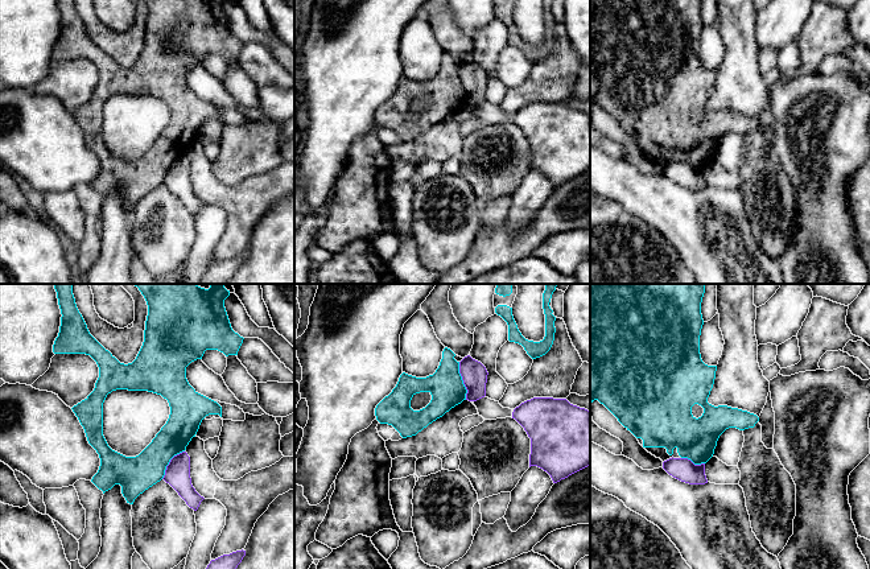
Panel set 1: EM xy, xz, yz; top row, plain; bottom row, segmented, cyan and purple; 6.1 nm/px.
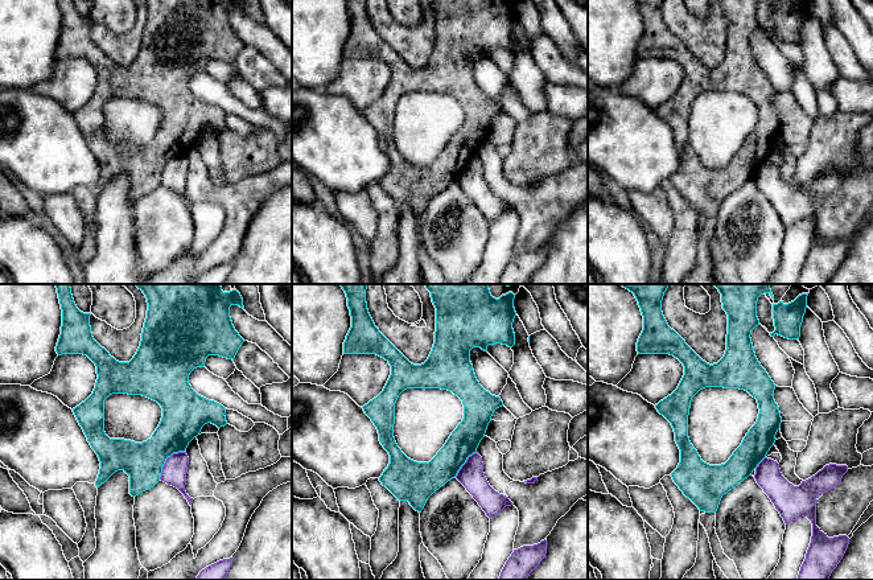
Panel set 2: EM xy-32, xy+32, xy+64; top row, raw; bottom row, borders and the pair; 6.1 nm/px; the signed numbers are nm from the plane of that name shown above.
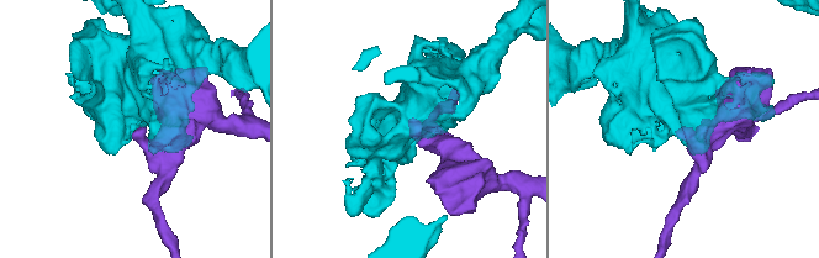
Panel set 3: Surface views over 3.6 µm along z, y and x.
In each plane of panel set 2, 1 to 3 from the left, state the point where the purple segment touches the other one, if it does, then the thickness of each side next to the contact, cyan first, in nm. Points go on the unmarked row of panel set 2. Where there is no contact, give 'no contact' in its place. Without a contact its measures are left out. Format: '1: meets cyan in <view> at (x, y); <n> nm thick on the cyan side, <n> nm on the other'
1: meets cyan in xy-32 at (165, 164); 240 nm thick on the cyan side, 150 nm on the other
2: meets cyan in xy+32 at (465, 165); 190 nm thick on the cyan side, 150 nm on the other
3: meets cyan in xy+64 at (760, 165); 170 nm thick on the cyan side, 160 nm on the other

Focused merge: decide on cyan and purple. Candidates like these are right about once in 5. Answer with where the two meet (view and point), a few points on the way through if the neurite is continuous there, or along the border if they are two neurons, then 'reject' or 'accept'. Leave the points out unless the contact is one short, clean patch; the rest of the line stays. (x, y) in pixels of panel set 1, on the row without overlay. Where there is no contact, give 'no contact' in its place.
contact xz (462, 85); border xz (458, 66), (458, 77), (466, 94), (466, 103); reject

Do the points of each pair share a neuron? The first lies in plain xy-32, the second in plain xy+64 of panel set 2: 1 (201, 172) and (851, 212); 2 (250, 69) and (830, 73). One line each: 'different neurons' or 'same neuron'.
1: same neuron
2: different neurons

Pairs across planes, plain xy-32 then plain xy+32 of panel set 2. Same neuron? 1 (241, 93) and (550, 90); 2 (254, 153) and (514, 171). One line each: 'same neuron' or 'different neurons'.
1: different neurons
2: same neuron

